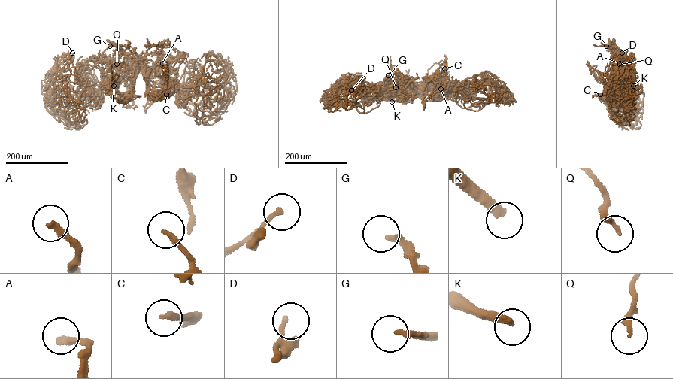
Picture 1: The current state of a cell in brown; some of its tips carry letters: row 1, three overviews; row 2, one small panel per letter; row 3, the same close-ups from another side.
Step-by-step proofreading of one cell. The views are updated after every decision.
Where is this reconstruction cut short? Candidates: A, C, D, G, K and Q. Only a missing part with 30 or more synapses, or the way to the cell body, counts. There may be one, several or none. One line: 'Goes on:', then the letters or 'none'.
Goes on: G, K

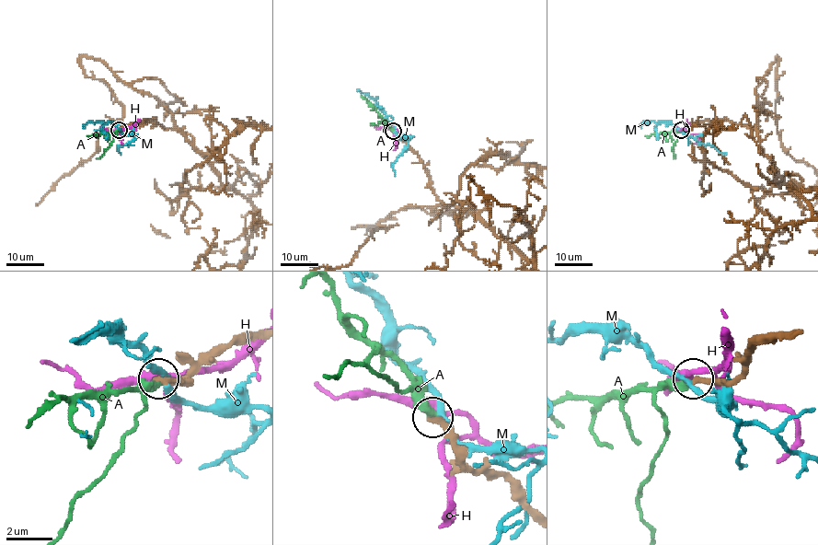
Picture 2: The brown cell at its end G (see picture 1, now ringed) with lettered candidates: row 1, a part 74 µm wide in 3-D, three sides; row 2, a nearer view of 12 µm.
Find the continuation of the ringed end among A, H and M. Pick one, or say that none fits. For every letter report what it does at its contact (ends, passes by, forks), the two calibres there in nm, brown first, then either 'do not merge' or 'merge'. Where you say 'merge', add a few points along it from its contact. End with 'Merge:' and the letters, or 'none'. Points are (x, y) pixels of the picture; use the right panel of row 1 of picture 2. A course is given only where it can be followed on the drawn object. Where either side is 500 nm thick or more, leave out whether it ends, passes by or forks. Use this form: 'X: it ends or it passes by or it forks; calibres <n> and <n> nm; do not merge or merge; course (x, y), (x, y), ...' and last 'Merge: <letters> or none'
A: it ends; calibres 280 and 360 nm; merge; course (681, 130), (645, 135)
H: it passes by; calibres 280 and 360 nm; do not merge
M: it passes by; calibres 280 and 280 nm; do not merge
Merge: A

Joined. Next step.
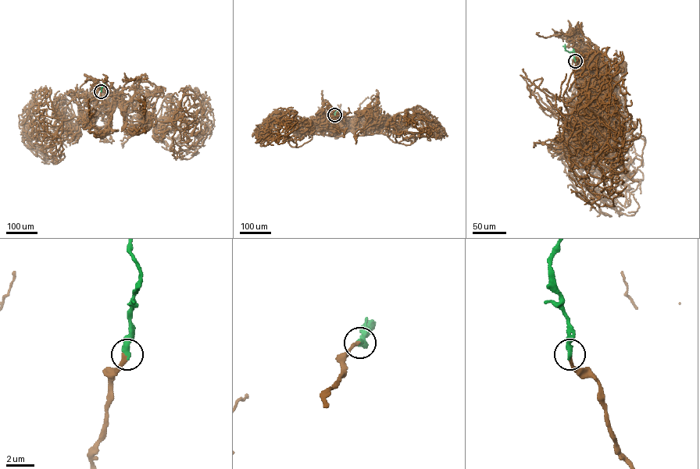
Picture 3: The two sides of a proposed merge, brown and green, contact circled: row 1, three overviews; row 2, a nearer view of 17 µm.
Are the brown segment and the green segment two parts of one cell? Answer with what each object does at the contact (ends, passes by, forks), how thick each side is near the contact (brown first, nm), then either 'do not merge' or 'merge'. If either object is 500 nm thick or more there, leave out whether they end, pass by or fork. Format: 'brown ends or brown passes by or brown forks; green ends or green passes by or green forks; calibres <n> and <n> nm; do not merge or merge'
brown ends; green ends; calibres 260 and 440 nm; merge

